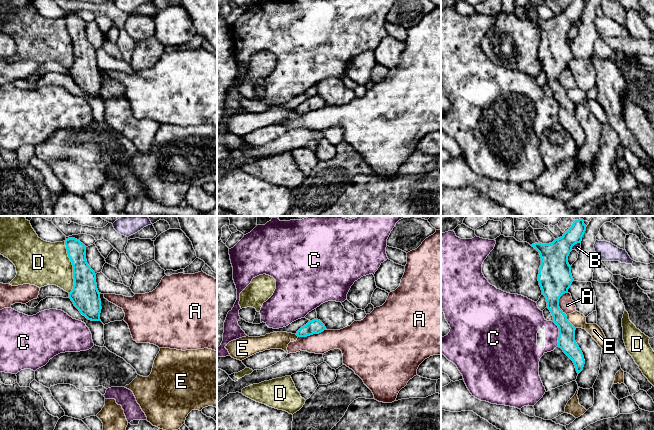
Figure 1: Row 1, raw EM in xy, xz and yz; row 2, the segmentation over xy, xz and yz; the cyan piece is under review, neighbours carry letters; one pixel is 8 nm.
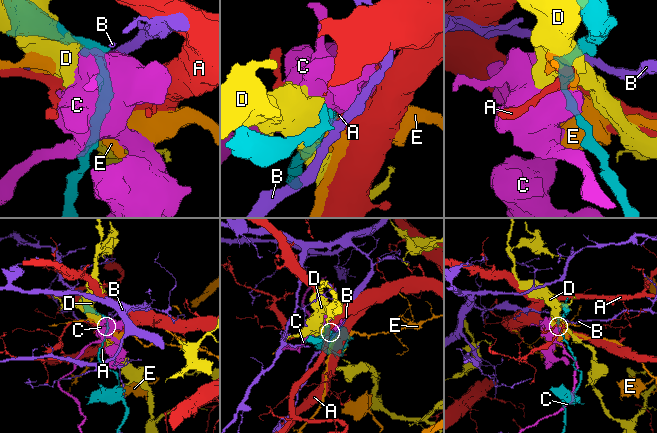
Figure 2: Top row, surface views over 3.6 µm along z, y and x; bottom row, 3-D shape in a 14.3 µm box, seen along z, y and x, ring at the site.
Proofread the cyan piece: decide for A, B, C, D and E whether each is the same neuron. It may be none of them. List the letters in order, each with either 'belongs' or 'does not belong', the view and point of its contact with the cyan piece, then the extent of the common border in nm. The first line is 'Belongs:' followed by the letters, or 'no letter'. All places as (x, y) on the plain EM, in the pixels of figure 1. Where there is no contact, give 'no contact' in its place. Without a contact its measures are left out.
Belongs: no letter
A: does not belong; contact xz (312, 110); length 240 nm
B: does not belong; contact yz (575, 19); length 100 nm
C: does not belong; contact yz (559, 110); length 220 nm
D: does not belong; contact xy (73, 43); length 420 nm
E: does not belong; contact yz (569, 98); length 140 nm

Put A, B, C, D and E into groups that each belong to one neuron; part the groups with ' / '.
A / B / C / D / E

